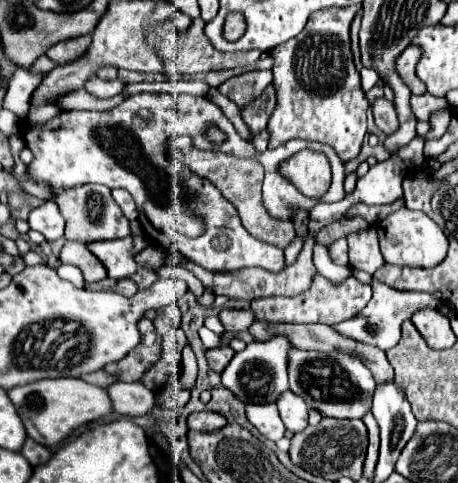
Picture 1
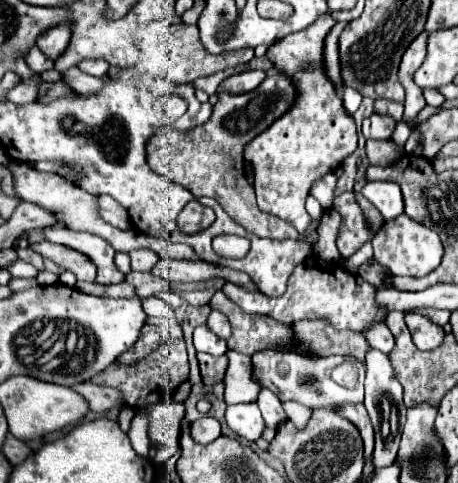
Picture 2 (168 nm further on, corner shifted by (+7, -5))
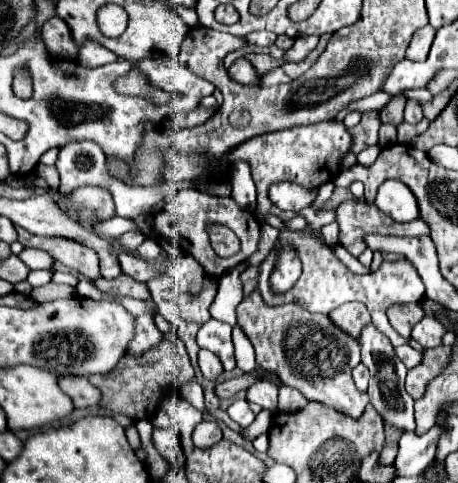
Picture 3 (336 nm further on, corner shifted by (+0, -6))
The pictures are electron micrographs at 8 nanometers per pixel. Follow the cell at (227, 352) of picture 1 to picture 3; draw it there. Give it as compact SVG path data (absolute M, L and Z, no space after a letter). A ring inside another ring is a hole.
M199 350L197 364L199 364L199 370L201 370L203 378L207 378L207 380L219 380L221 374L223 374L221 360L215 354L211 354L209 350Z

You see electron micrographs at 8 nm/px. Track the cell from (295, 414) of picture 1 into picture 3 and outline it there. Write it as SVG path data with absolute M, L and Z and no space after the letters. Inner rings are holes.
M259 380L247 388L247 400L253 404L259 404L265 410L275 412L277 410L277 386L273 386L271 382Z

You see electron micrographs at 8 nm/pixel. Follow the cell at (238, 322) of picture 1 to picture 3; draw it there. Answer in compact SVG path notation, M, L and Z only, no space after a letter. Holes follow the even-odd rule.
M253 292L247 298L243 298L243 302L237 306L237 322L243 328L243 332L247 334L247 338L253 342L255 360L257 360L259 368L269 370L285 386L291 386L291 388L299 390L311 402L321 402L321 404L331 406L337 412L343 412L345 416L353 416L353 418L359 418L363 414L365 406L369 404L369 396L367 396L367 392L357 390L357 386L353 382L353 376L351 376L353 368L361 362L359 340L349 336L341 328L337 328L327 314L313 314L299 304L267 306L263 302L261 294Z

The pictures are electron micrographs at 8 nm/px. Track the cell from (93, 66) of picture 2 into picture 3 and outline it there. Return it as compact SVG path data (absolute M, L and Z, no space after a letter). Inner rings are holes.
M85 40L79 48L79 64L83 66L103 66L113 60L117 60L117 56L111 54L111 50L103 48L95 40Z

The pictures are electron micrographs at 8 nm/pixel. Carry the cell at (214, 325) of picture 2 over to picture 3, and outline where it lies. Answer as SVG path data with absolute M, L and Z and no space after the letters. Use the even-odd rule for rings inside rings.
M245 262L241 263L228 270L220 278L219 292L217 292L215 302L211 306L211 316L232 327L237 324L236 307L243 300L243 286L240 275L247 267Z

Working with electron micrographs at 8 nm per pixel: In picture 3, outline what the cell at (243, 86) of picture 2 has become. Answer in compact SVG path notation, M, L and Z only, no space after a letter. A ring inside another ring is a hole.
M245 58L235 60L227 72L229 72L229 76L231 76L235 82L241 82L241 84L255 84L255 86L261 84L261 80L255 78L255 68L253 68Z

